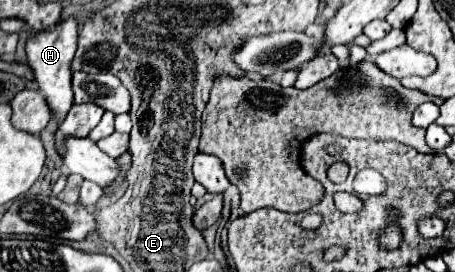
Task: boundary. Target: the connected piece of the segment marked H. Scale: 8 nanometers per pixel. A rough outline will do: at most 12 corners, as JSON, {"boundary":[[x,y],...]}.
{"boundary":[[77,20],[27,42],[29,68],[53,118],[73,106]]}

